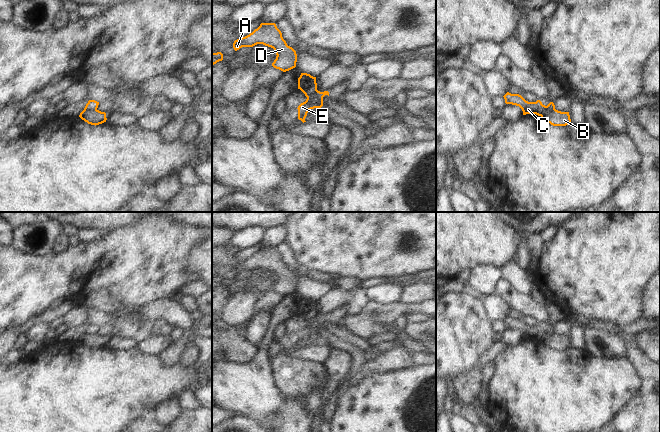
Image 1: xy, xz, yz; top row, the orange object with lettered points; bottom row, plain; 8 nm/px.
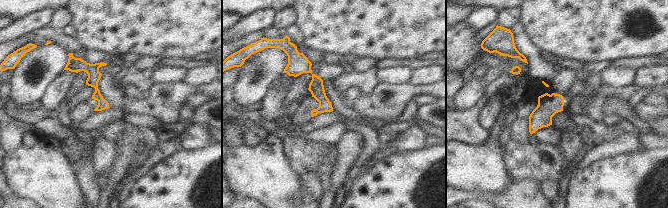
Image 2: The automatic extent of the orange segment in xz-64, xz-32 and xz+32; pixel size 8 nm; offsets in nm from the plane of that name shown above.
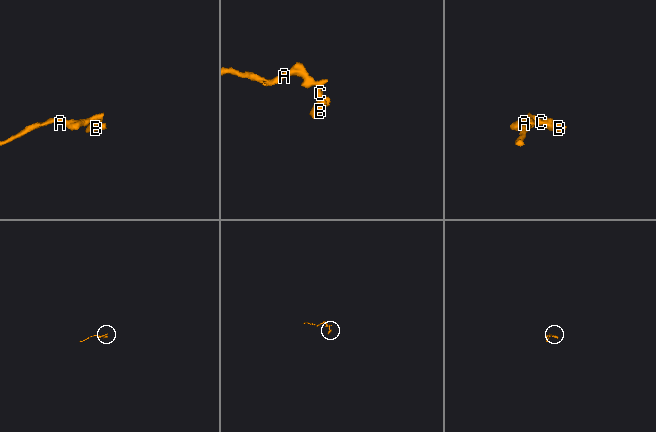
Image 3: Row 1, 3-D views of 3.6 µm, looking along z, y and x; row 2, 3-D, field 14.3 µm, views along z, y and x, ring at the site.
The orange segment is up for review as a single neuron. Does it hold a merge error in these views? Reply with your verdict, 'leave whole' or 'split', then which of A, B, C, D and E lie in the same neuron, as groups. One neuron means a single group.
split | A C D / B E

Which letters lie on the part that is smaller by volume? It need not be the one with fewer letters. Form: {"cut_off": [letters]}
{"cut_off": ["B", "E"]}

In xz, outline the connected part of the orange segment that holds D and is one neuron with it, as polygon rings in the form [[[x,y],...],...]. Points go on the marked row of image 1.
[[[261,23],[249,35],[235,40],[233,48],[237,51],[242,47],[253,47],[257,44],[263,44],[274,49],[277,55],[272,63],[274,68],[286,72],[296,67],[296,51],[287,45],[275,23]]]

